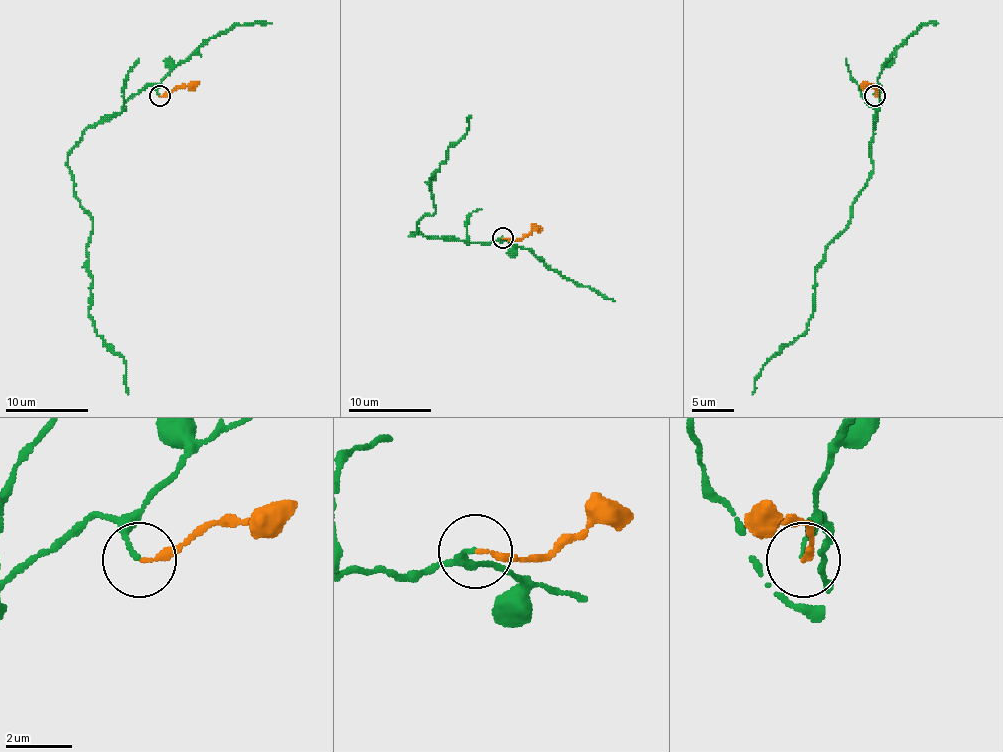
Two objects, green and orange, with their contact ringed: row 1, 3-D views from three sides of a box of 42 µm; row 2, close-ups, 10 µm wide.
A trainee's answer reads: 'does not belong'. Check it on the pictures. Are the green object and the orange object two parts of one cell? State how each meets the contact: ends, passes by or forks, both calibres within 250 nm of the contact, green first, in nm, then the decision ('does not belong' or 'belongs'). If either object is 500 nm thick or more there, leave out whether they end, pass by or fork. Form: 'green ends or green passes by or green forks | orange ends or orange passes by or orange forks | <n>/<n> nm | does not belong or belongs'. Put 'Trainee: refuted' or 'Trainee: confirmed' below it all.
green ends | orange ends | 120/150 nm | belongs
Trainee: refuted

